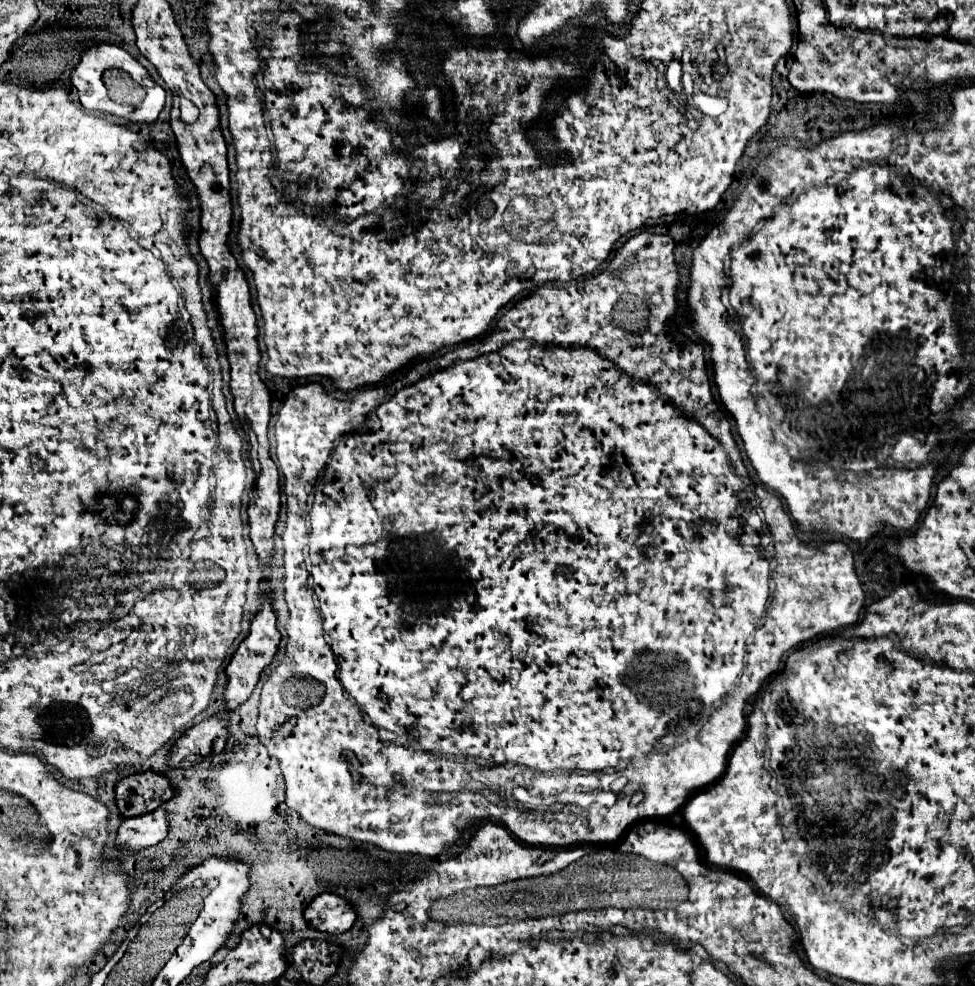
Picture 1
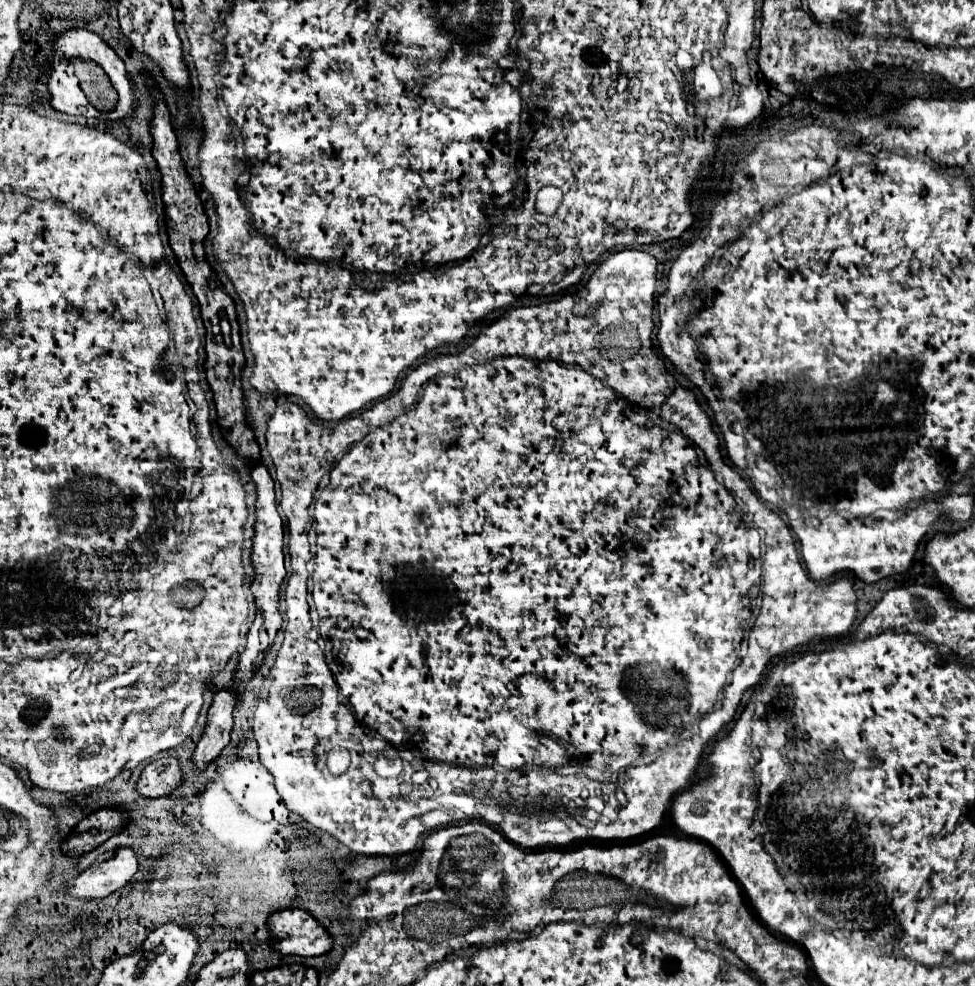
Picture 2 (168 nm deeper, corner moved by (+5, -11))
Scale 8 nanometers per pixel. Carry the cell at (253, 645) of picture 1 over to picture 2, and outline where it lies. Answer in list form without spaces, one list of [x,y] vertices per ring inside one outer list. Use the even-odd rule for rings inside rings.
[[[230,681],[230,685],[214,693],[214,701],[208,709],[206,729],[192,755],[198,767],[206,767],[210,761],[214,761],[222,753],[222,749],[230,743],[230,731],[234,727],[234,711],[240,705],[238,701],[240,701],[238,689],[234,687],[234,681]]]

